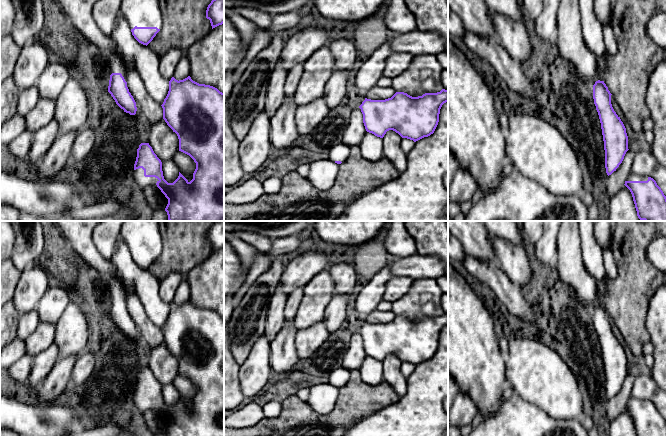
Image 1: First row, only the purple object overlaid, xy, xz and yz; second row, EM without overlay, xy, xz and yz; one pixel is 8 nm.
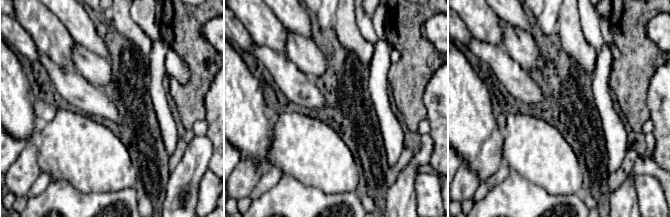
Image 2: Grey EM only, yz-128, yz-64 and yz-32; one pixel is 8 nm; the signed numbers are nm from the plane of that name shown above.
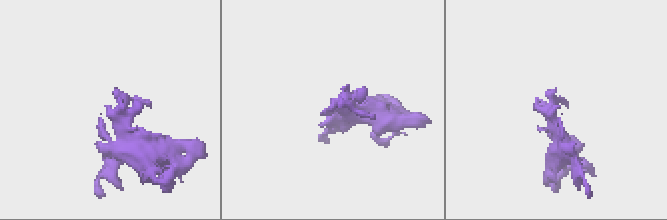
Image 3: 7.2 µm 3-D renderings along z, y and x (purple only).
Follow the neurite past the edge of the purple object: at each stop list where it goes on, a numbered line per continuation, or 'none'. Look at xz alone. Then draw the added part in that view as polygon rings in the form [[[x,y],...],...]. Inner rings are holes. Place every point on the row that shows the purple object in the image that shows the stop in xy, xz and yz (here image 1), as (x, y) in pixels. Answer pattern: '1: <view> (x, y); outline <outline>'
1: xz (340, 152); outline [[[338,143],[332,146],[328,151],[328,159],[332,162],[341,161],[344,162],[348,159],[351,153],[351,147],[344,143]]]

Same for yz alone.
1: yz (602, 60); outline [[[605,49],[605,51],[597,58],[597,75],[596,75],[596,81],[604,81],[603,76],[606,72],[607,67],[607,61],[608,56],[610,55],[610,52]]]
2: yz (632, 177); outline [[[630,173],[626,179],[626,181],[647,181],[647,180],[648,180],[647,176],[642,176],[634,173]]]

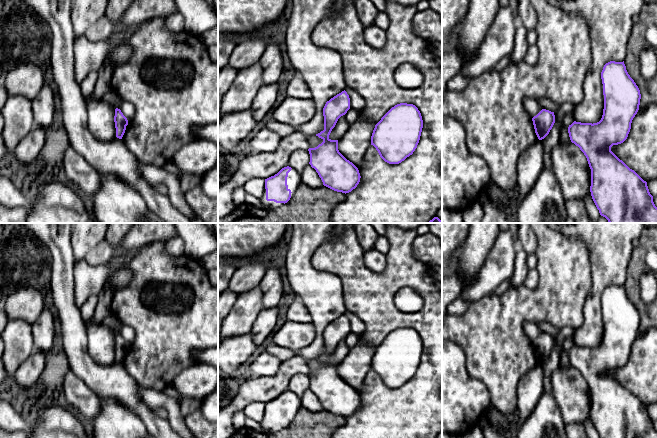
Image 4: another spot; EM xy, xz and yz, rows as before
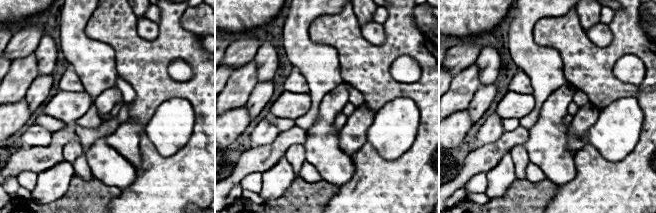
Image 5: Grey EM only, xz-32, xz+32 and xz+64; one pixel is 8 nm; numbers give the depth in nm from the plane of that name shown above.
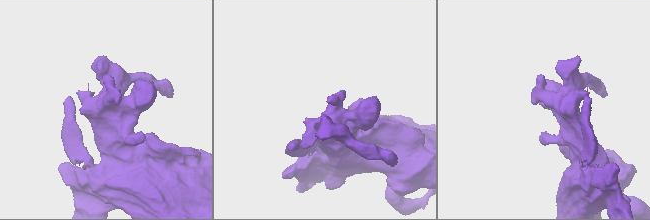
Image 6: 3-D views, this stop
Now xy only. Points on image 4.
none

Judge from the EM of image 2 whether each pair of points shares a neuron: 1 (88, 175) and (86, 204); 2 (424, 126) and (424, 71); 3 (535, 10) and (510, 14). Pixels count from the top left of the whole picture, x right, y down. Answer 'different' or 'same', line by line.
1: different
2: different
3: different

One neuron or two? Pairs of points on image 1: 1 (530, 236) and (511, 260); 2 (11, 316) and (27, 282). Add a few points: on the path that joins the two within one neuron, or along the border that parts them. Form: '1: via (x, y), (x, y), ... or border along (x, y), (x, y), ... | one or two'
1: border along (522, 231), (527, 242) | two
2: border along (11, 300), (20, 314), (17, 331) | two

